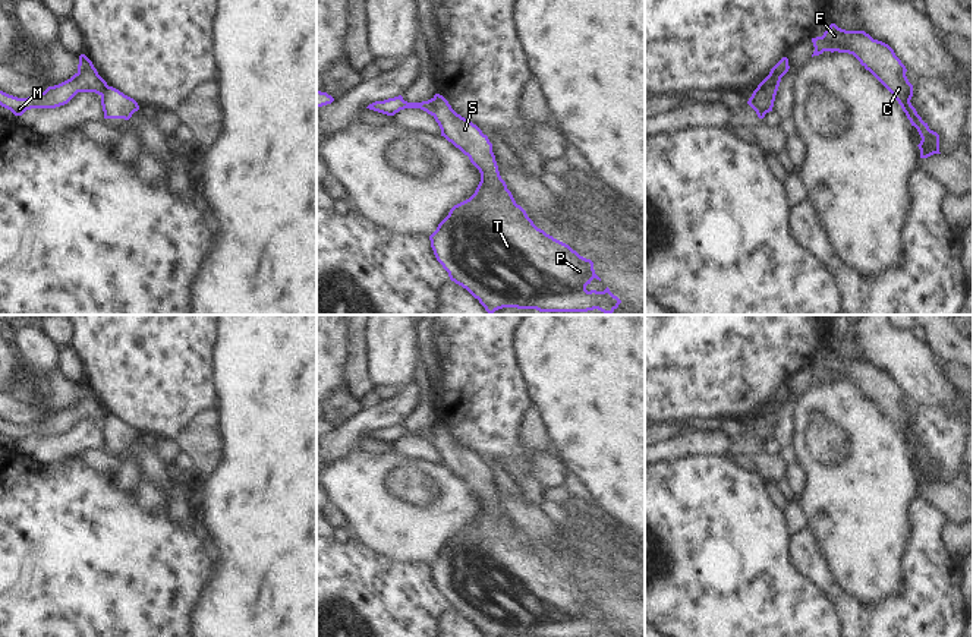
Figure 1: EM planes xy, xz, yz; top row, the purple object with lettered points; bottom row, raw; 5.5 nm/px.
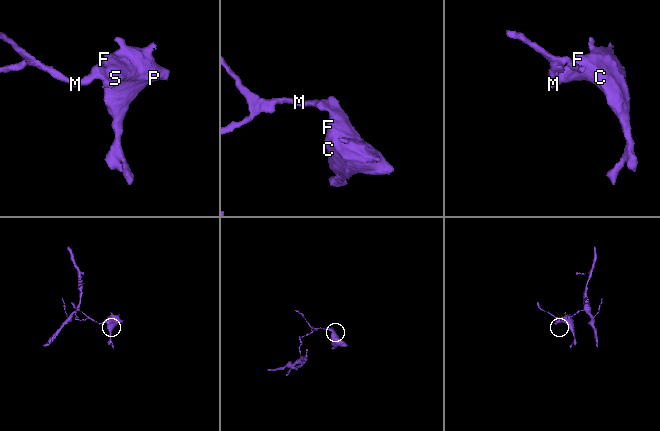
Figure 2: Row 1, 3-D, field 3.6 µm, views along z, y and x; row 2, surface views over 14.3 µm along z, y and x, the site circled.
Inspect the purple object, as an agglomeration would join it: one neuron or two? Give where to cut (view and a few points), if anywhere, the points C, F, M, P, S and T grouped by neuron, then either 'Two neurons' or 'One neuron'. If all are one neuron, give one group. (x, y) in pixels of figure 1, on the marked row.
Split along yz (780, 78), (768, 90), (758, 88). Groups: C F P S T / M. Two neurons.

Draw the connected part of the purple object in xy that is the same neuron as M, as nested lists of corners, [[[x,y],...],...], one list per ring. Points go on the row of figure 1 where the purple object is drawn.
[[[79,56],[78,72],[67,81],[48,86],[44,92],[28,98],[18,98],[0,91],[0,105],[10,110],[15,116],[22,116],[31,108],[56,108],[67,104],[78,92],[95,92],[103,95],[107,82],[98,75],[92,62]]]

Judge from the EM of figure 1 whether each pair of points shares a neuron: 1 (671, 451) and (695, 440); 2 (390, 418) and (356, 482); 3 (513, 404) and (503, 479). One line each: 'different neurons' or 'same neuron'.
1: same neuron
2: different neurons
3: different neurons

